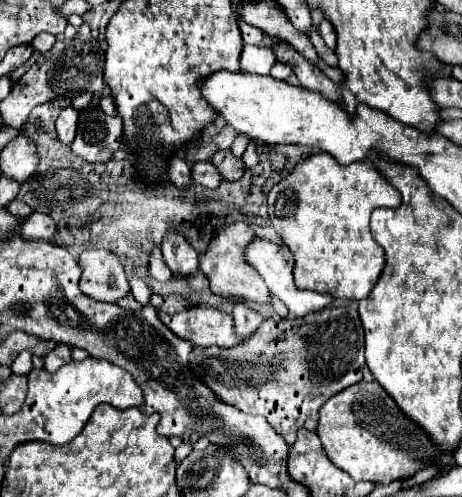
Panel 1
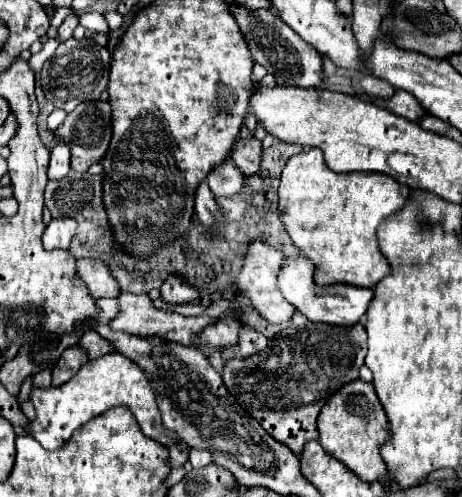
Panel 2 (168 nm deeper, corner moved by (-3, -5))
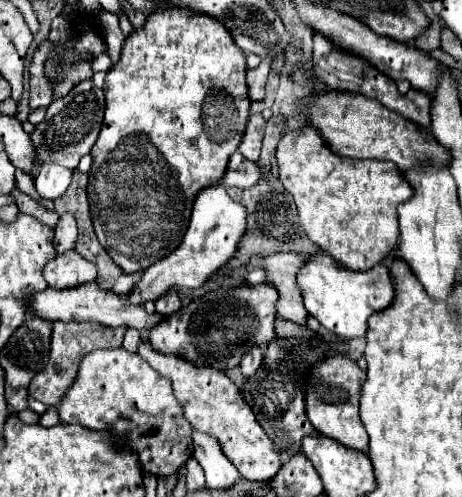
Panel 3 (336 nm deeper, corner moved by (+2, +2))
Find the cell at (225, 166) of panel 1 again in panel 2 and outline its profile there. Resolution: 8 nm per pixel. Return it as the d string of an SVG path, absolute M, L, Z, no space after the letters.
M256 137L238 139L234 145L234 151L232 151L232 161L238 165L238 169L246 177L254 175L262 161L262 141Z

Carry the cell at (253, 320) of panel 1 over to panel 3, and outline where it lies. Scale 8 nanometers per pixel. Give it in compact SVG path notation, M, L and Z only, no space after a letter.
M253 344L253 346L243 354L241 364L239 364L239 368L241 368L243 376L247 376L247 378L249 378L249 376L259 368L261 360L263 360L263 352L259 350L259 346L257 346L257 344Z

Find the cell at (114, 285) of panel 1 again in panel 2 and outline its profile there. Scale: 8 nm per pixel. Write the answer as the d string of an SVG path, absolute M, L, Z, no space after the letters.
M78 259L76 271L78 271L78 277L86 283L92 299L118 297L120 287L102 261L98 261L98 259Z

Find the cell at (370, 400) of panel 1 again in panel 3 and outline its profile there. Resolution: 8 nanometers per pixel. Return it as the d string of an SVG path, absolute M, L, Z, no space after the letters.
M331 356L325 362L317 364L311 370L311 380L307 382L307 416L315 430L327 438L337 440L339 444L345 444L351 450L369 450L367 432L359 420L359 396L361 388L367 380L367 374L357 366L357 362L345 358L345 356Z

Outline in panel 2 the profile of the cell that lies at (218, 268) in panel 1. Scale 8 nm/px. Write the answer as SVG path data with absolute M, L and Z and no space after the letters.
M254 241L250 243L248 253L244 257L244 267L234 281L234 285L238 287L238 293L242 297L248 297L252 301L252 307L260 315L264 315L270 323L290 323L292 315L296 313L296 309L290 303L286 303L286 299L282 299L282 293L278 291L278 271L282 267L282 261L284 261L282 251L274 249L268 243Z

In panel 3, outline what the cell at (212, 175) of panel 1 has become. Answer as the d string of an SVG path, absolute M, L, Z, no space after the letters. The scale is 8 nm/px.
M233 152L221 182L225 186L233 186L233 188L251 188L257 184L259 176L261 174L259 174L259 168L255 162L245 160L245 156L241 156L239 152Z

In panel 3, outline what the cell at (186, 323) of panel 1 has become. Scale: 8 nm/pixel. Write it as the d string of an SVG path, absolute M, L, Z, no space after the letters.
M87 282L75 288L65 288L65 290L57 290L57 288L47 288L45 292L39 292L37 296L33 296L33 300L29 300L29 304L33 304L33 314L45 320L63 320L63 322L95 322L95 324L103 324L109 328L119 328L119 326L127 326L127 328L135 328L139 332L147 332L151 328L155 328L163 316L155 314L147 314L143 306L135 306L129 304L129 296L119 296L111 290L101 288L97 282Z

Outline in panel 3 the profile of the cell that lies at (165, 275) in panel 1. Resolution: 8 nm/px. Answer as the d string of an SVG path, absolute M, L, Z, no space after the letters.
M123 274L117 278L115 286L111 290L117 290L119 294L129 294L141 280L141 274Z

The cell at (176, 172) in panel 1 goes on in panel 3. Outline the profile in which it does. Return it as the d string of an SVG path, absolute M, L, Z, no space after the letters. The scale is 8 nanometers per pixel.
M223 184L203 188L195 198L191 222L183 236L183 242L175 252L171 252L167 258L155 262L143 272L141 282L129 294L129 302L143 304L147 300L155 300L175 286L199 288L209 278L209 274L219 270L235 254L235 248L245 232L245 218L247 218L245 206L233 202Z

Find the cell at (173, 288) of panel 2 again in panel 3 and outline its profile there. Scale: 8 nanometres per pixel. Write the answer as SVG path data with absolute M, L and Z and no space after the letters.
M169 290L165 292L163 296L159 296L155 300L155 310L161 314L161 316L171 316L173 312L177 312L181 308L181 298L175 290Z

